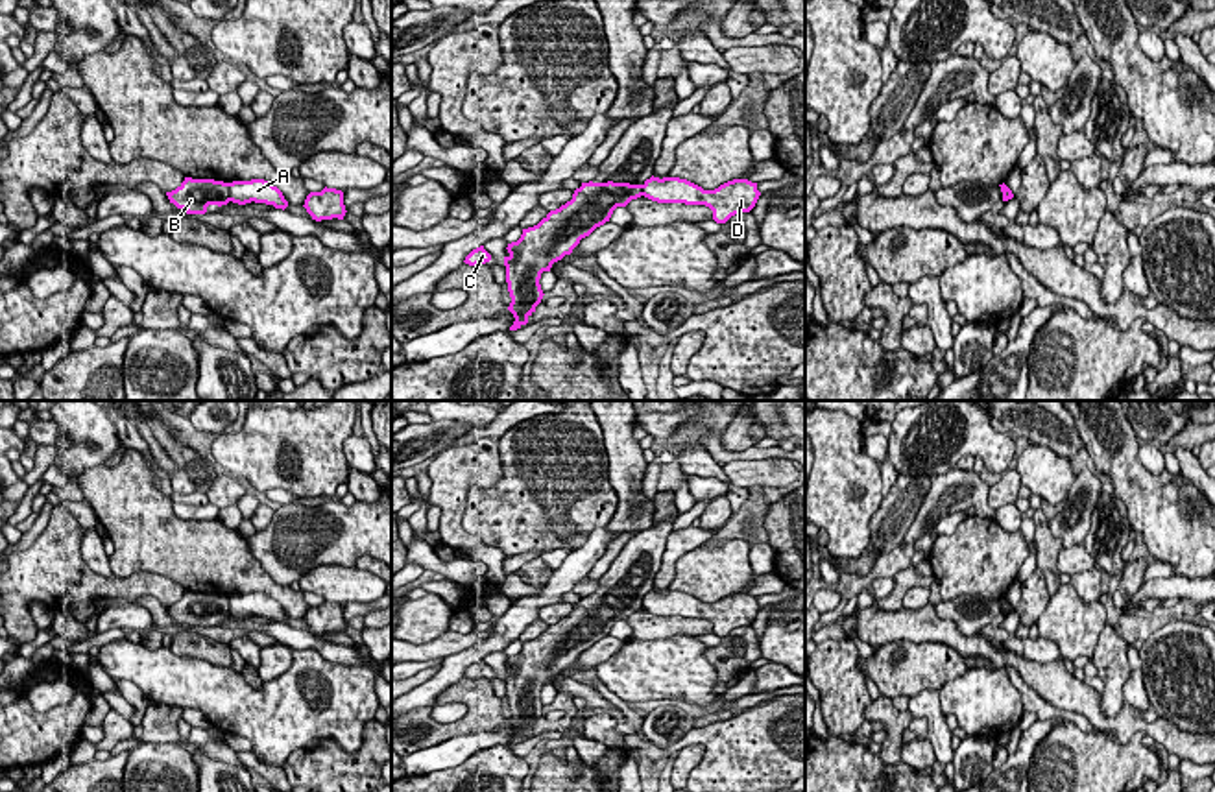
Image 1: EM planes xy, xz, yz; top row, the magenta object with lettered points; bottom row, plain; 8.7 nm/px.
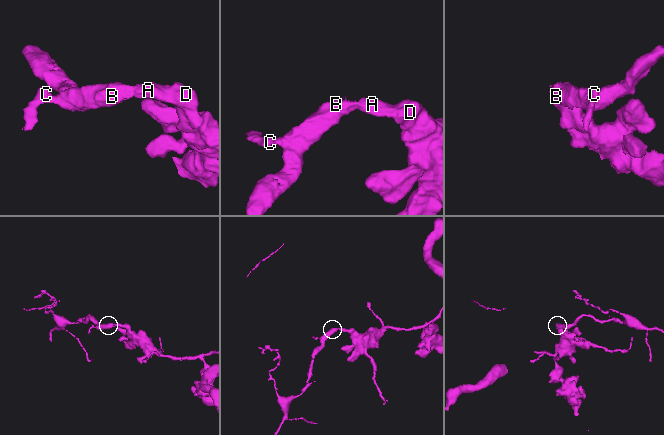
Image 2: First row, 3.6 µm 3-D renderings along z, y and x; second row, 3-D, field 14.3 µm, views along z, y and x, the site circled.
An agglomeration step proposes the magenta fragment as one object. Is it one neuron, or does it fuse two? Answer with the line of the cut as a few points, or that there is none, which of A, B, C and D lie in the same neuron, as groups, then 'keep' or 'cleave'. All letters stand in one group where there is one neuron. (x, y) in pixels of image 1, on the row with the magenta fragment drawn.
xy (228, 183), (228, 196), (231, 200) | A D / B C | cleave

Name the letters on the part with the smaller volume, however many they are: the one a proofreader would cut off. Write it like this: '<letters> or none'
B, C

